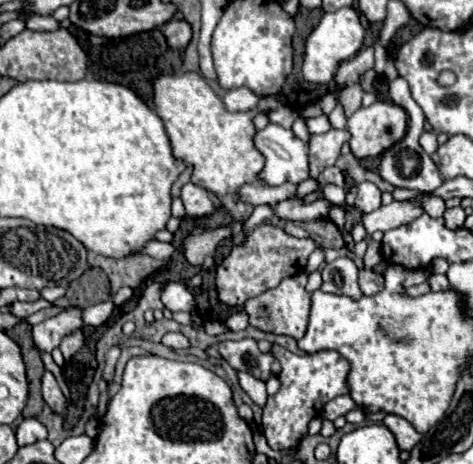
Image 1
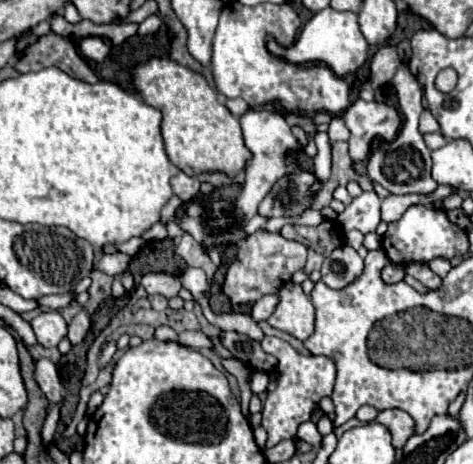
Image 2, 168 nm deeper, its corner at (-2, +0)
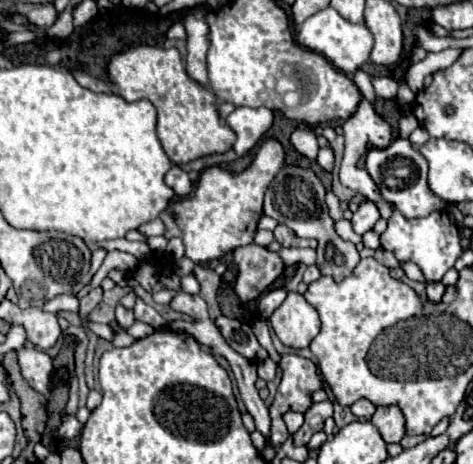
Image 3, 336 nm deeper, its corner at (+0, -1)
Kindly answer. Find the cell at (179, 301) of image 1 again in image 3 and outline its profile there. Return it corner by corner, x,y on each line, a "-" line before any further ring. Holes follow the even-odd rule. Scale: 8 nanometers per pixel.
192,274
180,276
180,286
182,286
182,290
186,294
198,294
198,290
200,290
200,284
198,284
198,280

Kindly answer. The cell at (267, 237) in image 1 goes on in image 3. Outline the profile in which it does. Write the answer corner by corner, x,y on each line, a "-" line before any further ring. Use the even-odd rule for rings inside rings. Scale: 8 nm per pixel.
258,244
236,248
232,258
238,266
234,292
242,302
262,296
286,268
278,252

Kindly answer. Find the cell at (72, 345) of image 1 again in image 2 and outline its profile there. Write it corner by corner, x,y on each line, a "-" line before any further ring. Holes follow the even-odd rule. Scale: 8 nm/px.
80,309
76,313
76,317
68,325
68,339
70,339
70,343
78,345
84,339
88,329
90,329
90,315
88,315
86,309

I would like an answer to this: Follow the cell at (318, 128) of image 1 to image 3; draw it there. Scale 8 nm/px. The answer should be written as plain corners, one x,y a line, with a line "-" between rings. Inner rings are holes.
320,148
316,162
320,164
322,170
332,172
332,166
334,166
334,154
332,154
332,150
330,150
330,148

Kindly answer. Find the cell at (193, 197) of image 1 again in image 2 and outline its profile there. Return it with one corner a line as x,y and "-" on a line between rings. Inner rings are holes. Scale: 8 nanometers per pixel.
180,171
176,177
170,179
170,185
172,185
174,193
176,193
184,203
188,203
190,199
194,199
194,197
200,195
200,181
198,181
196,177
190,177
190,175
182,173
182,171

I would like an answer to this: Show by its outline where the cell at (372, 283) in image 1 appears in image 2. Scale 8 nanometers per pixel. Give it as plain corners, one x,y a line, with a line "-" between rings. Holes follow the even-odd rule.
390,263
390,265
382,271
382,279
384,279
386,283
398,283
398,281
404,279
404,275
406,275
404,267
402,267
402,265
394,265
394,263

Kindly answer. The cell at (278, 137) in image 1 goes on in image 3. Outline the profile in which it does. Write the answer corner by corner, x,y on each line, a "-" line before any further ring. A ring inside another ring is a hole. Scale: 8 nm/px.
236,108
228,118
226,124
236,132
236,142
234,142
234,152
238,156
246,156
258,142
260,138
272,128
274,116
272,110
268,108

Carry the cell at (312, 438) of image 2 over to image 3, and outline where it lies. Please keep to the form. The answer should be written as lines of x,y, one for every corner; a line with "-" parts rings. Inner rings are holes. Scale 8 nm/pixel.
288,412
288,414
284,414
284,422
288,426
288,432
294,434
304,424
304,416
302,414
296,414
296,412

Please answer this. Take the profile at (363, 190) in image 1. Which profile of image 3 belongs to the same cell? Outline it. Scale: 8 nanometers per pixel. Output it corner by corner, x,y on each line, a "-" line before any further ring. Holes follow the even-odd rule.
368,200
368,202
362,202
358,206
358,210
354,212
354,216
352,216
350,222
352,222
352,228
354,228
356,234
364,234
364,232
372,230
372,226
376,224
378,218
380,218
380,212
378,212
376,204

